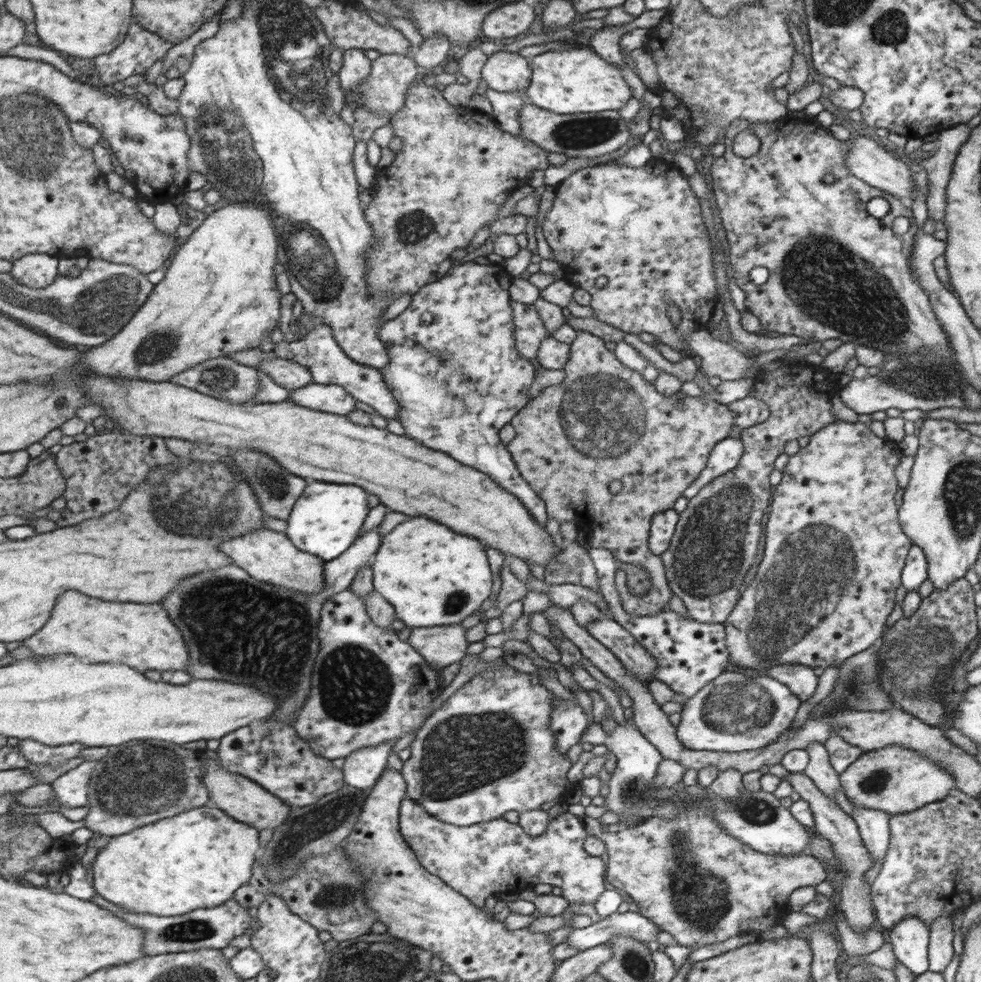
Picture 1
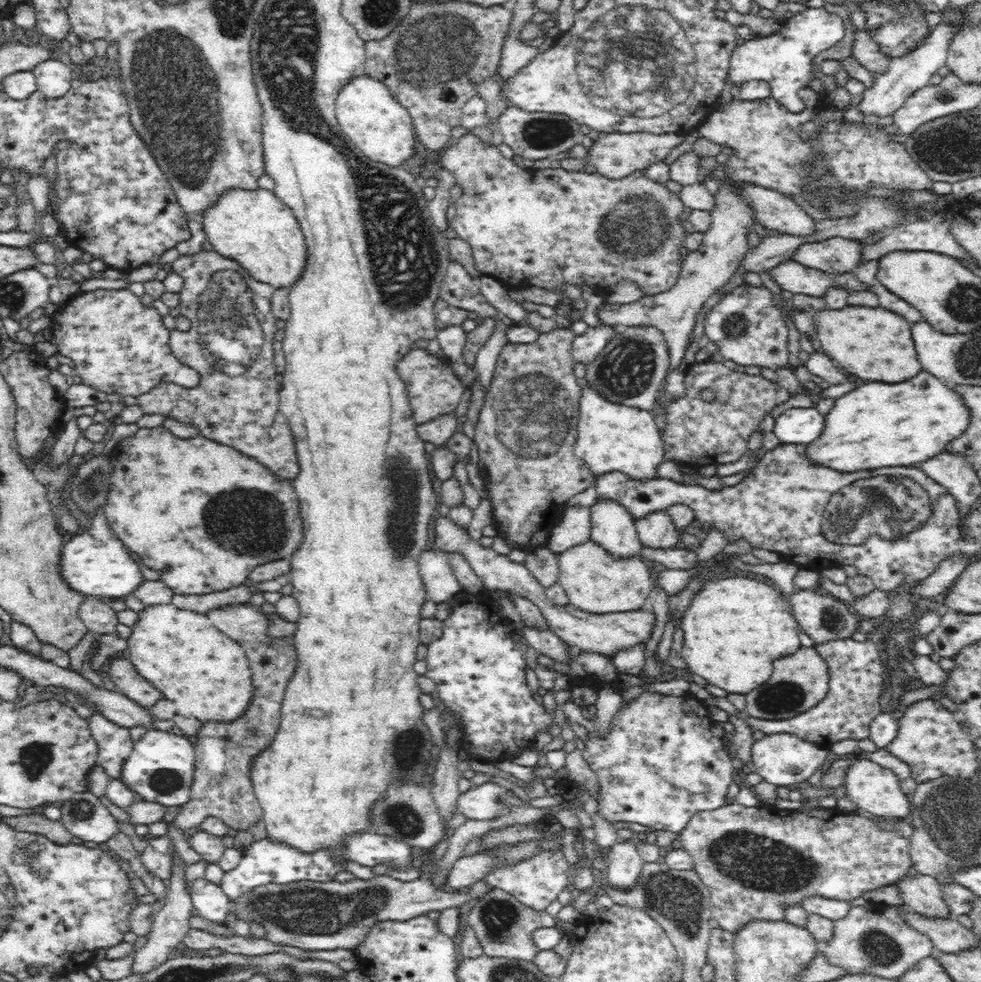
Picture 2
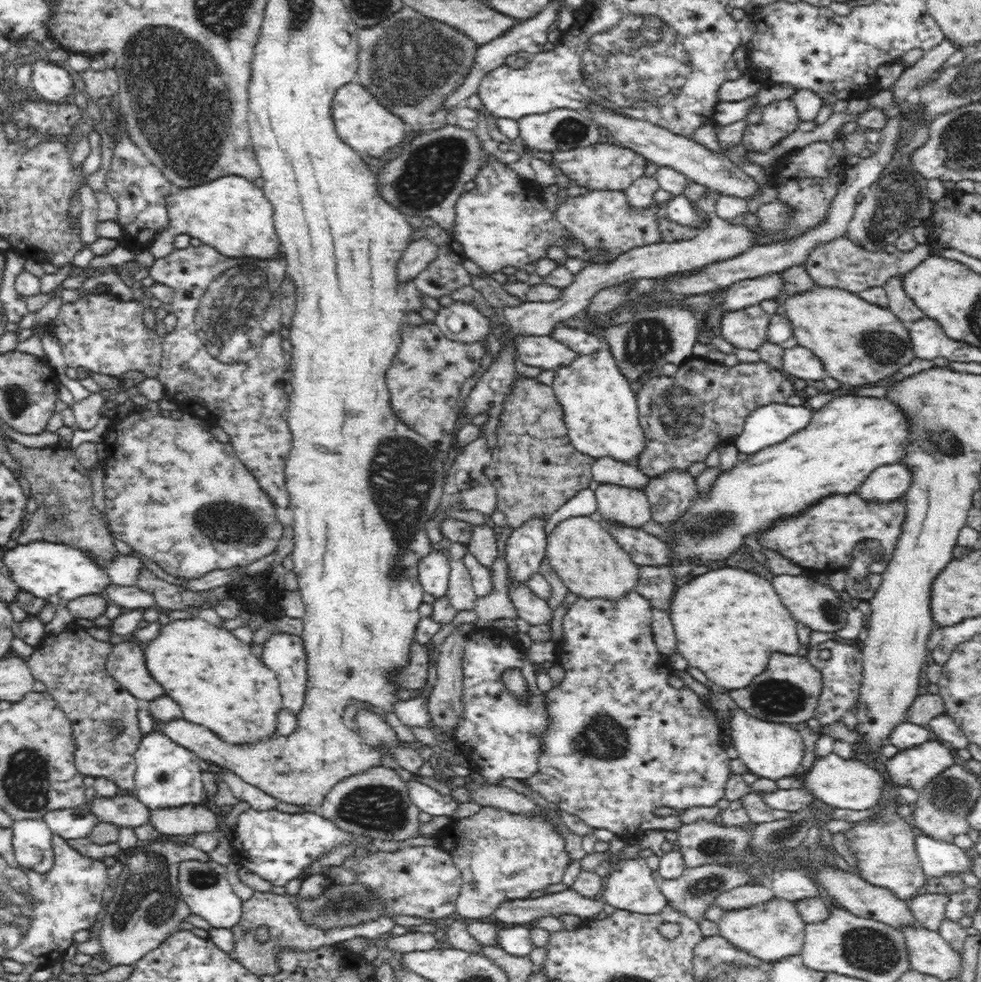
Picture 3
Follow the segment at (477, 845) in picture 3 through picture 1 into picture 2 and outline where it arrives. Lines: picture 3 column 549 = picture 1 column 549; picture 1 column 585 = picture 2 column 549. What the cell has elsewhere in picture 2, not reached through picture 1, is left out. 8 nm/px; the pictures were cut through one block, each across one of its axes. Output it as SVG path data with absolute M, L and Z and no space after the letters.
M559 850L538 851L532 858L522 859L518 863L505 863L485 875L485 882L497 889L514 895L520 902L534 910L545 910L558 894L571 888L571 865L564 853Z

